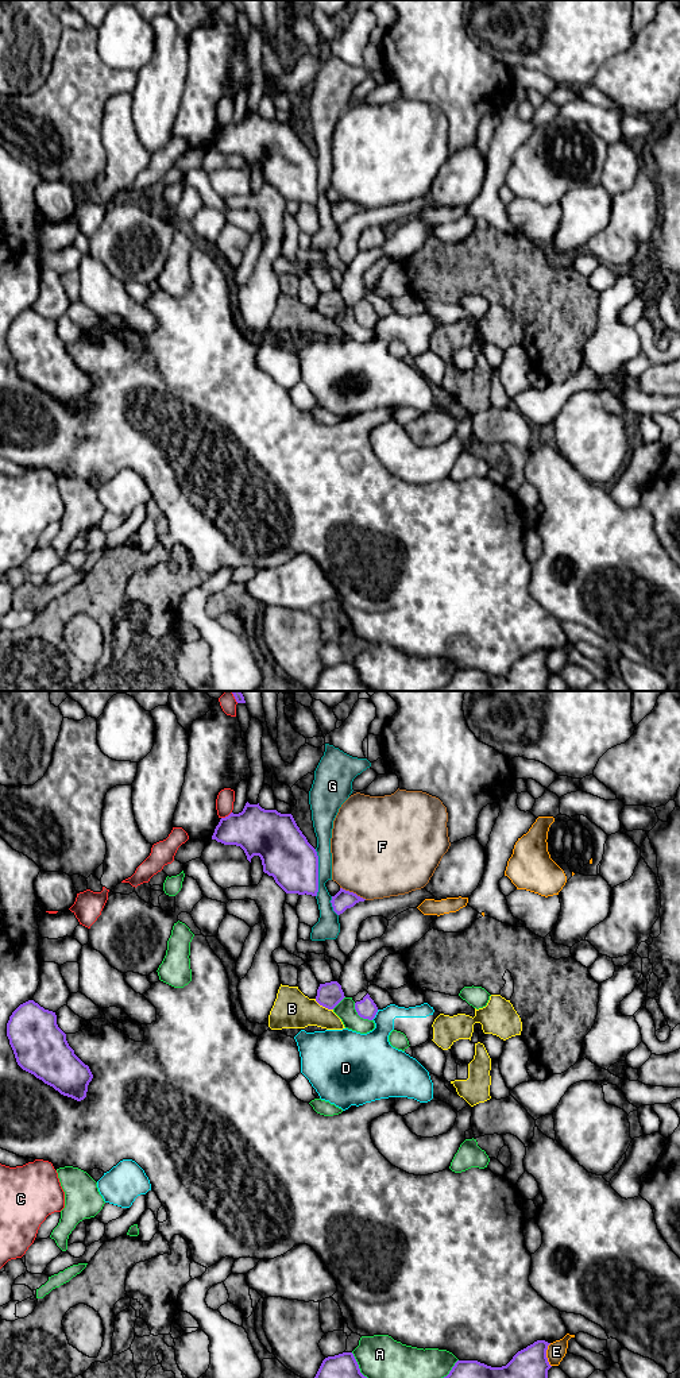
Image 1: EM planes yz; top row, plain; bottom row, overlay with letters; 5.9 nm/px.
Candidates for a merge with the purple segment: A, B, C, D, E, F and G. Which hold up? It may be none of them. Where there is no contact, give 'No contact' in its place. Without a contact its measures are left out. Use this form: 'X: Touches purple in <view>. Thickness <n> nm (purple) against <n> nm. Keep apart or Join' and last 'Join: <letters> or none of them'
A: Touches purple in yz. Thickness 120 nm (purple) against 110 nm. Keep apart
B: Touches purple in yz. Thickness 150 nm (purple) against 220 nm. Keep apart
C: Touches purple in yz. Thickness 280 nm (purple) against 110 nm. Keep apart
D: Touches purple in yz. Thickness 120 nm (purple) against 260 nm. Keep apart
E: Touches purple in yz. Thickness 190 nm (purple) against 110 nm. Keep apart
F: Touches purple in yz. Thickness 110 nm (purple) against 500 nm. Keep apart
G: Touches purple in yz. Thickness 300 nm (purple) against 100 nm. Keep apart
Join: none of them

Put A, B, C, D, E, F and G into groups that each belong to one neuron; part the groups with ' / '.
A / B / C / D / E / F / G

